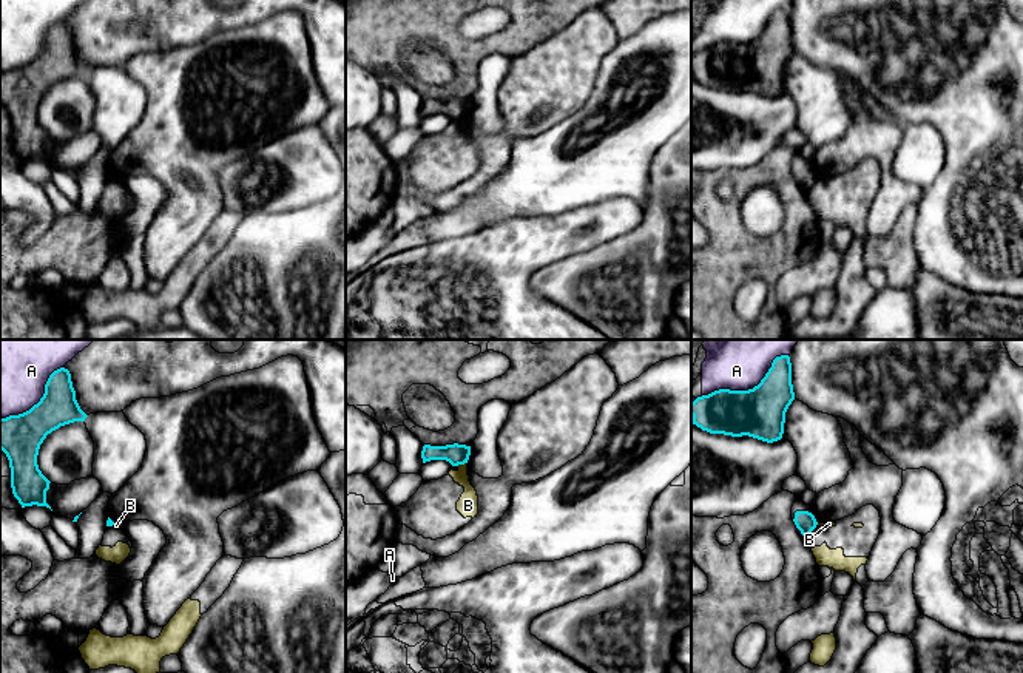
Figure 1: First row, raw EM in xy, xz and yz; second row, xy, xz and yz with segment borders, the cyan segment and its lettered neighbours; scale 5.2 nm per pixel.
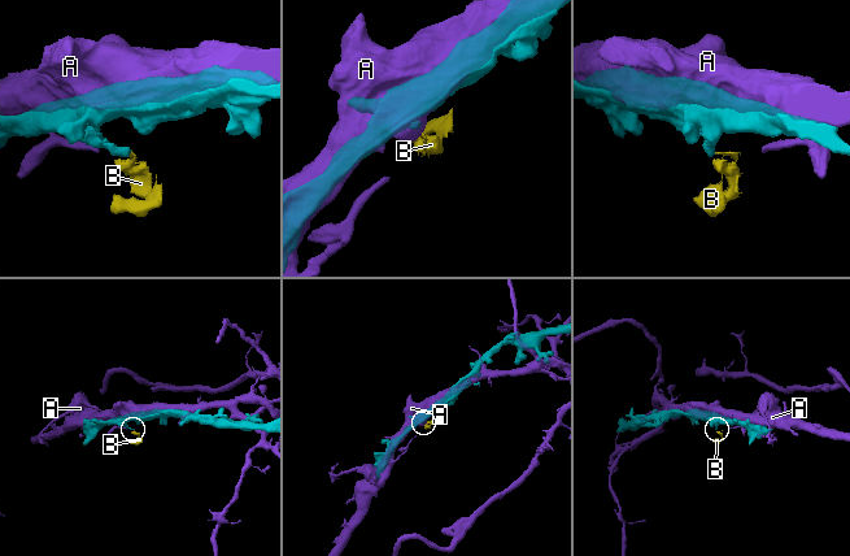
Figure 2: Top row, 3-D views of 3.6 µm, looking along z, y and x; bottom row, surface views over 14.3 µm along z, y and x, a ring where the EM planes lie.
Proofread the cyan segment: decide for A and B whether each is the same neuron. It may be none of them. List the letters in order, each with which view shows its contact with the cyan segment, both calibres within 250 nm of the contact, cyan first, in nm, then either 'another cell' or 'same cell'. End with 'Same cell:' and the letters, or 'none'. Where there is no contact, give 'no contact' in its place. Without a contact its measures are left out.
A: meets cyan in yz; 260 nm thick on the cyan side, 240 nm on the other; another cell
B: meets cyan in xz; 110 nm thick on the cyan side, 110 nm on the other; another cell
Same cell: none

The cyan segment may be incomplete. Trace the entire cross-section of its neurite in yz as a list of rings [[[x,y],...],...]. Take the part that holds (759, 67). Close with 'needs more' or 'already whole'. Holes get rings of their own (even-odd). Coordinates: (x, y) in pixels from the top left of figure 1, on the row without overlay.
[[[788,9],[776,11],[758,40],[748,45],[719,43],[691,57],[693,79],[710,88],[748,90],[767,97],[782,93],[785,66],[795,54]]]; already whole

